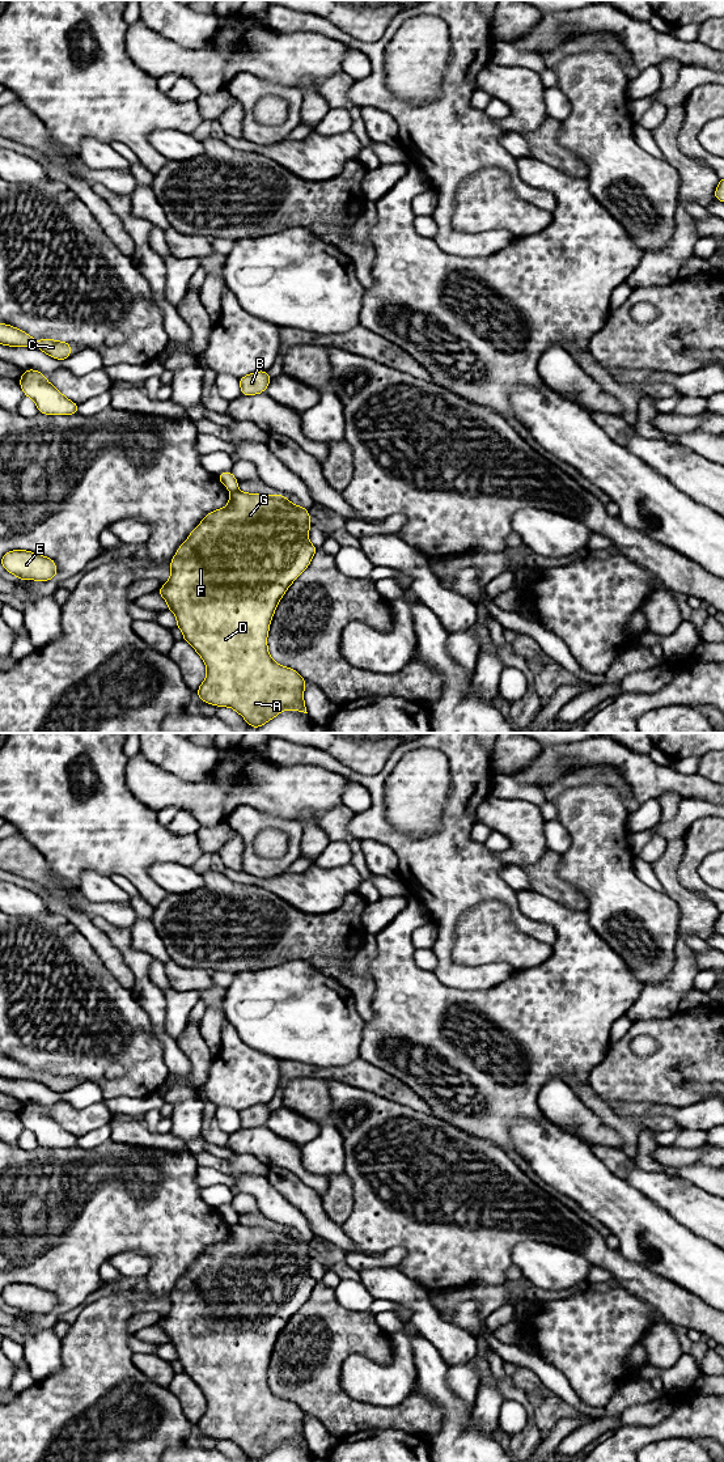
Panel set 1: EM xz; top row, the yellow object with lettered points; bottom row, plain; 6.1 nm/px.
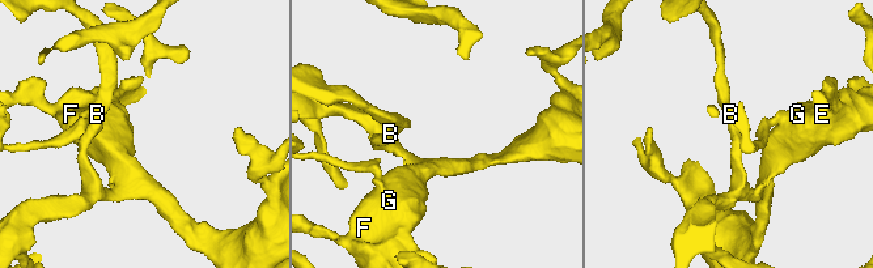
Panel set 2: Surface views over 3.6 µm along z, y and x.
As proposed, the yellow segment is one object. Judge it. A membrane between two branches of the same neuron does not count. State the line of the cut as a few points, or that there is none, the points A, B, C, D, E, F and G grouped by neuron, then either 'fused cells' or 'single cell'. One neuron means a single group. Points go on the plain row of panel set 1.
xz (231, 1221), (236, 1223) | A B D E F G / C | fused cells

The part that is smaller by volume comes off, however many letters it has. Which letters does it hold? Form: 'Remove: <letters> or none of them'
Remove: C

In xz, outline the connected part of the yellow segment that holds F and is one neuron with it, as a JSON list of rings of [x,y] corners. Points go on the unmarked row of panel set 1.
[[[230,1222],[229,1236],[223,1242],[216,1242],[208,1246],[203,1254],[190,1266],[187,1274],[181,1277],[177,1287],[170,1294],[172,1309],[168,1315],[160,1321],[156,1326],[162,1328],[168,1335],[168,1343],[175,1347],[177,1360],[183,1366],[183,1373],[187,1374],[202,1390],[207,1400],[207,1410],[196,1423],[196,1427],[204,1436],[209,1436],[217,1440],[230,1440],[237,1444],[246,1455],[255,1461],[264,1458],[272,1453],[276,1448],[285,1442],[296,1442],[299,1445],[306,1445],[304,1437],[304,1421],[305,1411],[296,1403],[278,1398],[270,1389],[267,1382],[267,1368],[270,1363],[270,1355],[274,1349],[275,1342],[284,1328],[289,1318],[308,1301],[316,1284],[318,1283],[309,1275],[308,1267],[310,1262],[309,1243],[301,1238],[293,1238],[287,1230],[280,1226],[272,1229],[264,1229],[258,1226],[245,1226],[238,1222]]]

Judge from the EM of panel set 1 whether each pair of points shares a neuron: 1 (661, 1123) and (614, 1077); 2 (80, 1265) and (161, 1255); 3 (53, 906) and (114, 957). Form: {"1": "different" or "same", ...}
{"1": "different", "2": "same", "3": "same"}

